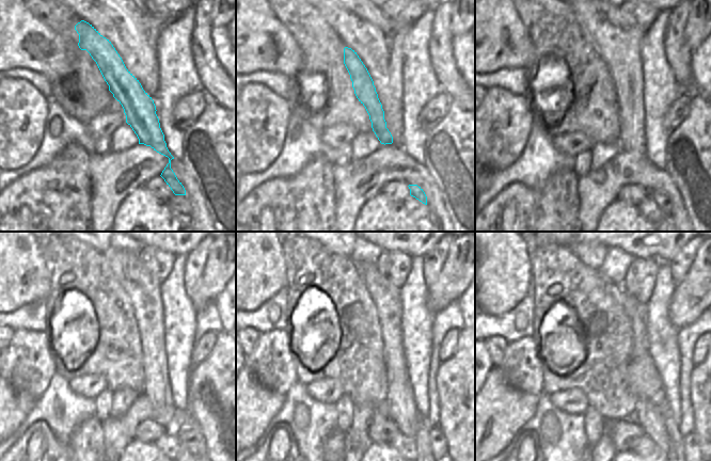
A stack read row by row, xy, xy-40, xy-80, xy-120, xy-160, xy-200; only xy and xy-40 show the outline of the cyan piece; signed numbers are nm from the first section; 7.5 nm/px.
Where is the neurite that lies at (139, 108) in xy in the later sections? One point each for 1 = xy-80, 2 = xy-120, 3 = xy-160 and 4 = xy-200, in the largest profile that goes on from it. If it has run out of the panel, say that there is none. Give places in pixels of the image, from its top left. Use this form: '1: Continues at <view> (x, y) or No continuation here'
1: Continues at xy-80 (660, 197)
2: Continues at xy-120 (191, 436)
3: Continues at xy-160 (437, 441)
4: Continues at xy-200 (691, 446).

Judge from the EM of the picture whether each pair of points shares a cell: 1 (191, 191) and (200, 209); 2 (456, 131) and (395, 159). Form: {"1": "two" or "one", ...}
{"1": "one", "2": "two"}

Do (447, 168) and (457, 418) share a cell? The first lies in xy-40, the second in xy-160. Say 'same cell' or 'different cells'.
same cell

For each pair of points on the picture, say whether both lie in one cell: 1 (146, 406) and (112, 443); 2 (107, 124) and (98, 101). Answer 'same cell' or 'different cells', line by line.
1: same cell
2: different cells

